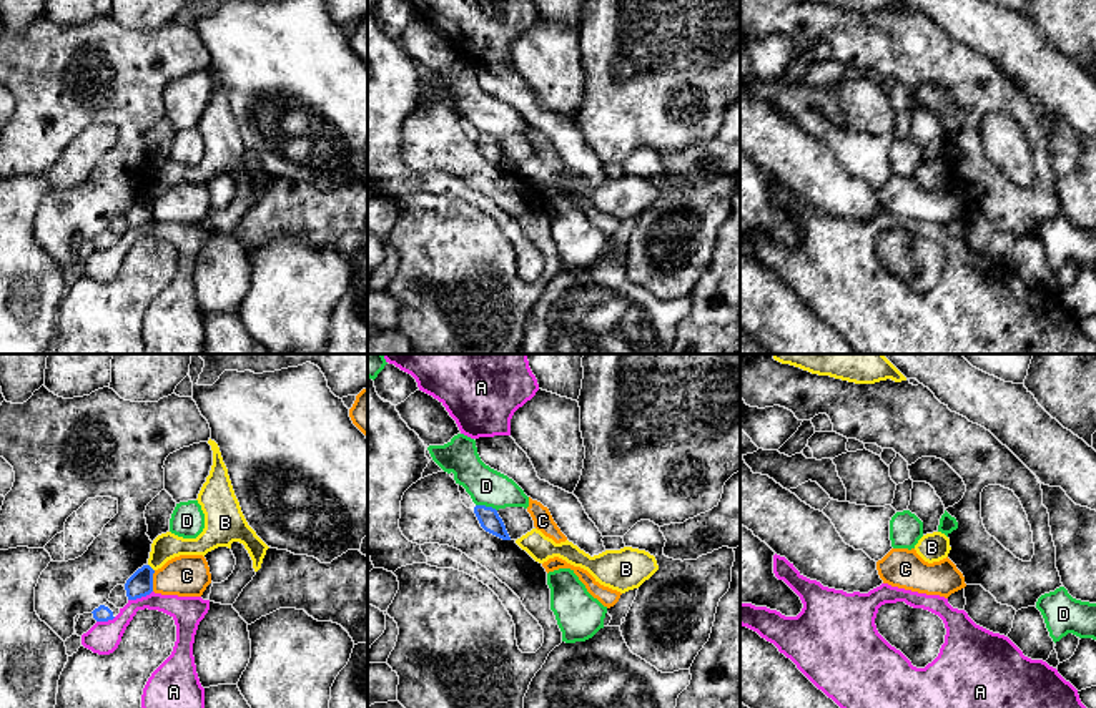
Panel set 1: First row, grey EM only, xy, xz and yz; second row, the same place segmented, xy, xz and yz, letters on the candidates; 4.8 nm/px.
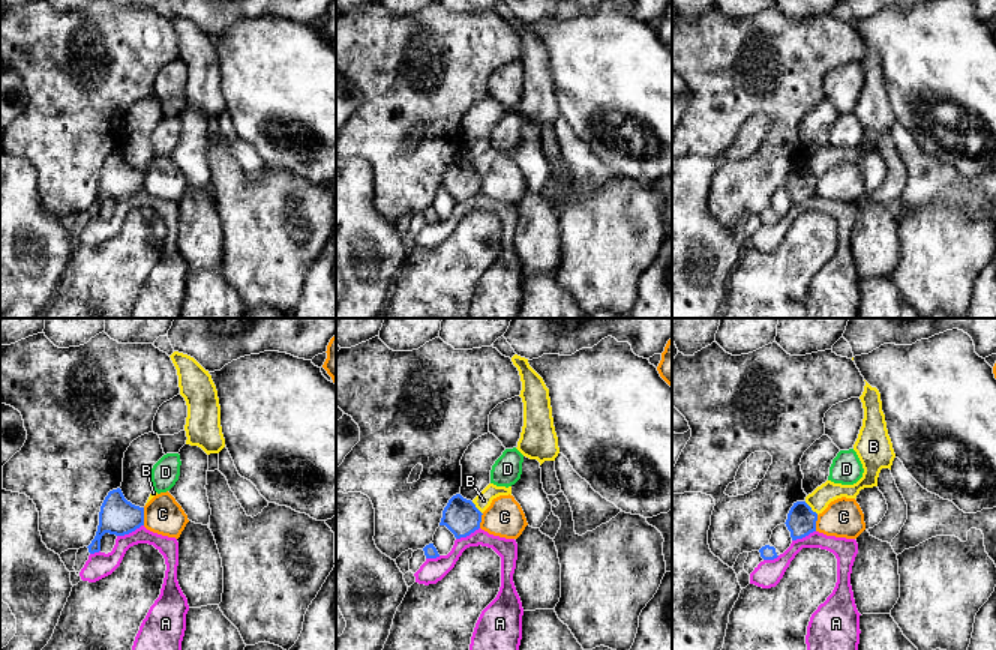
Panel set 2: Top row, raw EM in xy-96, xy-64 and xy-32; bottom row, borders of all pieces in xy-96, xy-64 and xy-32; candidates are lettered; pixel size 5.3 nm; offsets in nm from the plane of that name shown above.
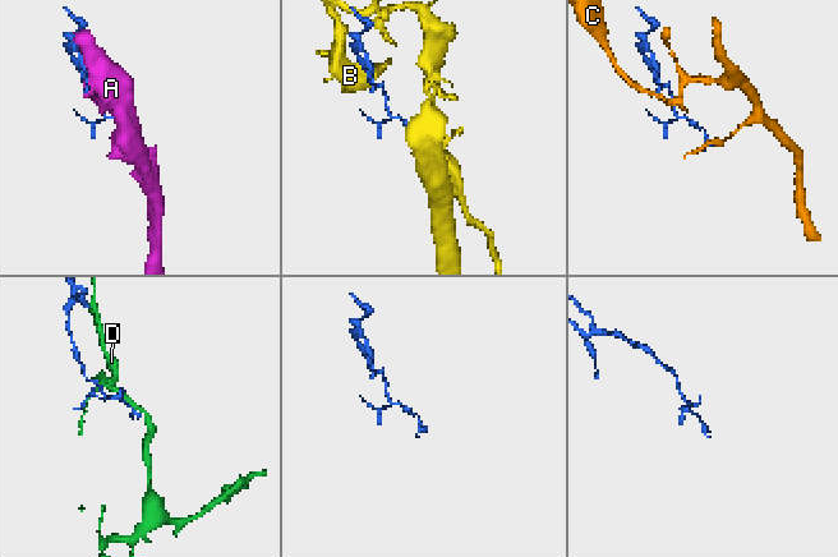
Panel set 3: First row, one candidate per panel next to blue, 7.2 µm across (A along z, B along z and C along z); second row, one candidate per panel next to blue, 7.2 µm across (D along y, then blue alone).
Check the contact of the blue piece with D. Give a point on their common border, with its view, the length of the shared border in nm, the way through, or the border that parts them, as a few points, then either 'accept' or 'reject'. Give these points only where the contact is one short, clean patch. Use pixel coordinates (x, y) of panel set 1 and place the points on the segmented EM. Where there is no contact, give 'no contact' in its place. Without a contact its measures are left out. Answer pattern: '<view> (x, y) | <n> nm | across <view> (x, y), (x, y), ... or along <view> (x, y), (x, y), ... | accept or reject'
xz (484, 506) | 110 nm | along xz (476, 504), (484, 504), (496, 511) | reject

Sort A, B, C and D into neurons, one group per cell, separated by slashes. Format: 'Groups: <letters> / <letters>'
Groups: A / B / C / D

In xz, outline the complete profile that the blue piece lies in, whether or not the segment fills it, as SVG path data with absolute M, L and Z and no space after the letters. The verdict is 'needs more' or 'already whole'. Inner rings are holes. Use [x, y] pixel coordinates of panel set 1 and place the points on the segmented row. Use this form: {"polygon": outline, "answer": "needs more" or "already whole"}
{"polygon": "M476 505L474 514L476 514L481 527L486 532L489 532L489 533L492 533L492 535L496 535L496 537L499 537L502 540L511 540L511 537L509 537L509 533L506 530L506 525L504 525L504 522L499 517L496 509L486 507L486 505Z", "answer": "already whole"}

